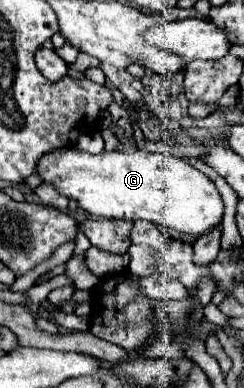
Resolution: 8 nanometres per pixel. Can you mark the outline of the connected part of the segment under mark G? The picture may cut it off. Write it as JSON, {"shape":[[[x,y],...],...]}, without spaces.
{"shape":[[[65,147],[59,151],[45,153],[35,171],[43,183],[53,185],[61,195],[75,199],[79,207],[95,217],[103,219],[145,219],[151,223],[157,223],[161,227],[173,227],[181,233],[189,235],[201,235],[209,229],[213,229],[219,219],[223,217],[223,201],[211,179],[191,167],[189,163],[167,155],[167,153],[149,153],[143,149],[135,151],[101,151],[97,155],[91,155],[87,151],[75,149],[75,147]]]}

